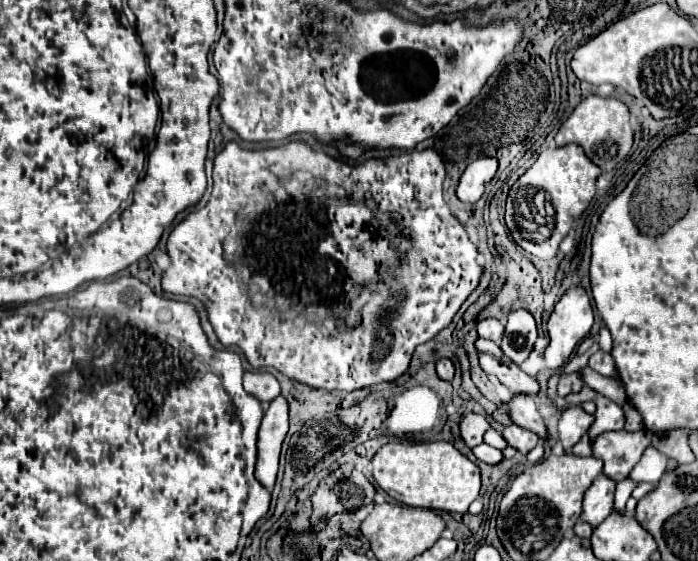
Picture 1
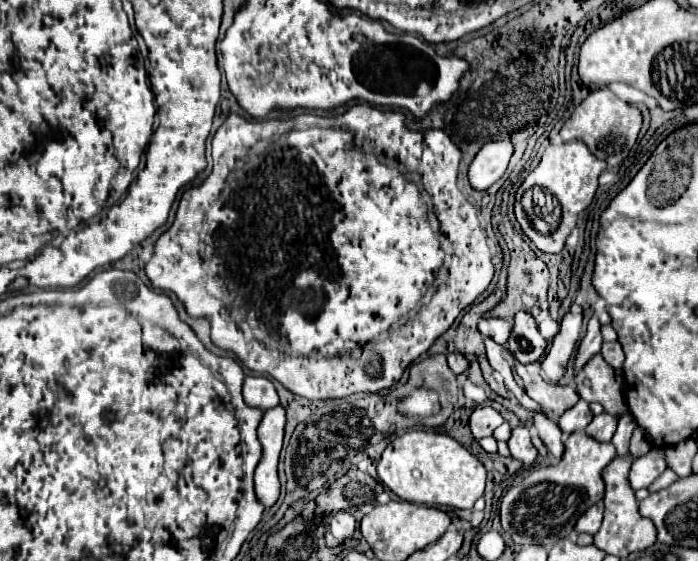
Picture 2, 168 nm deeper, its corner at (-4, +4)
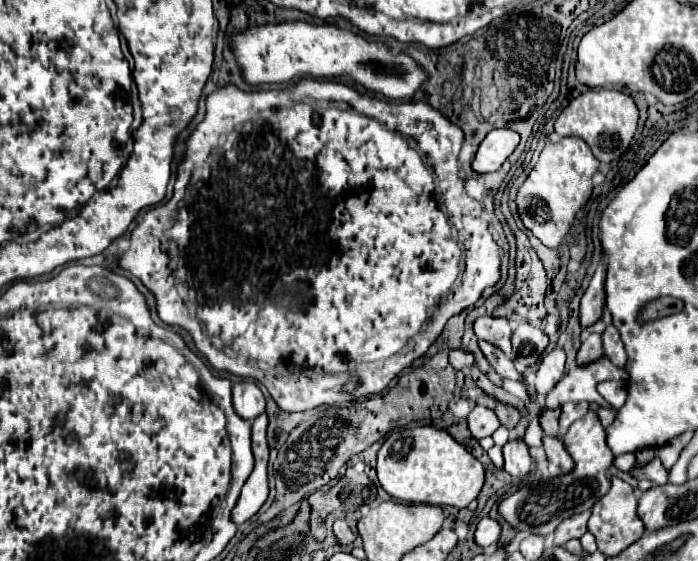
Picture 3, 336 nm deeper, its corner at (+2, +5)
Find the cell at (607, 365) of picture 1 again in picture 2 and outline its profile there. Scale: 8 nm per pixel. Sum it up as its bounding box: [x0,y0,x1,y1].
[601,341,625,369]

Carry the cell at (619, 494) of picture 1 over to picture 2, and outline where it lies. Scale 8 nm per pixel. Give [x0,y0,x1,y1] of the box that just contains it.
[629,449,667,491]

